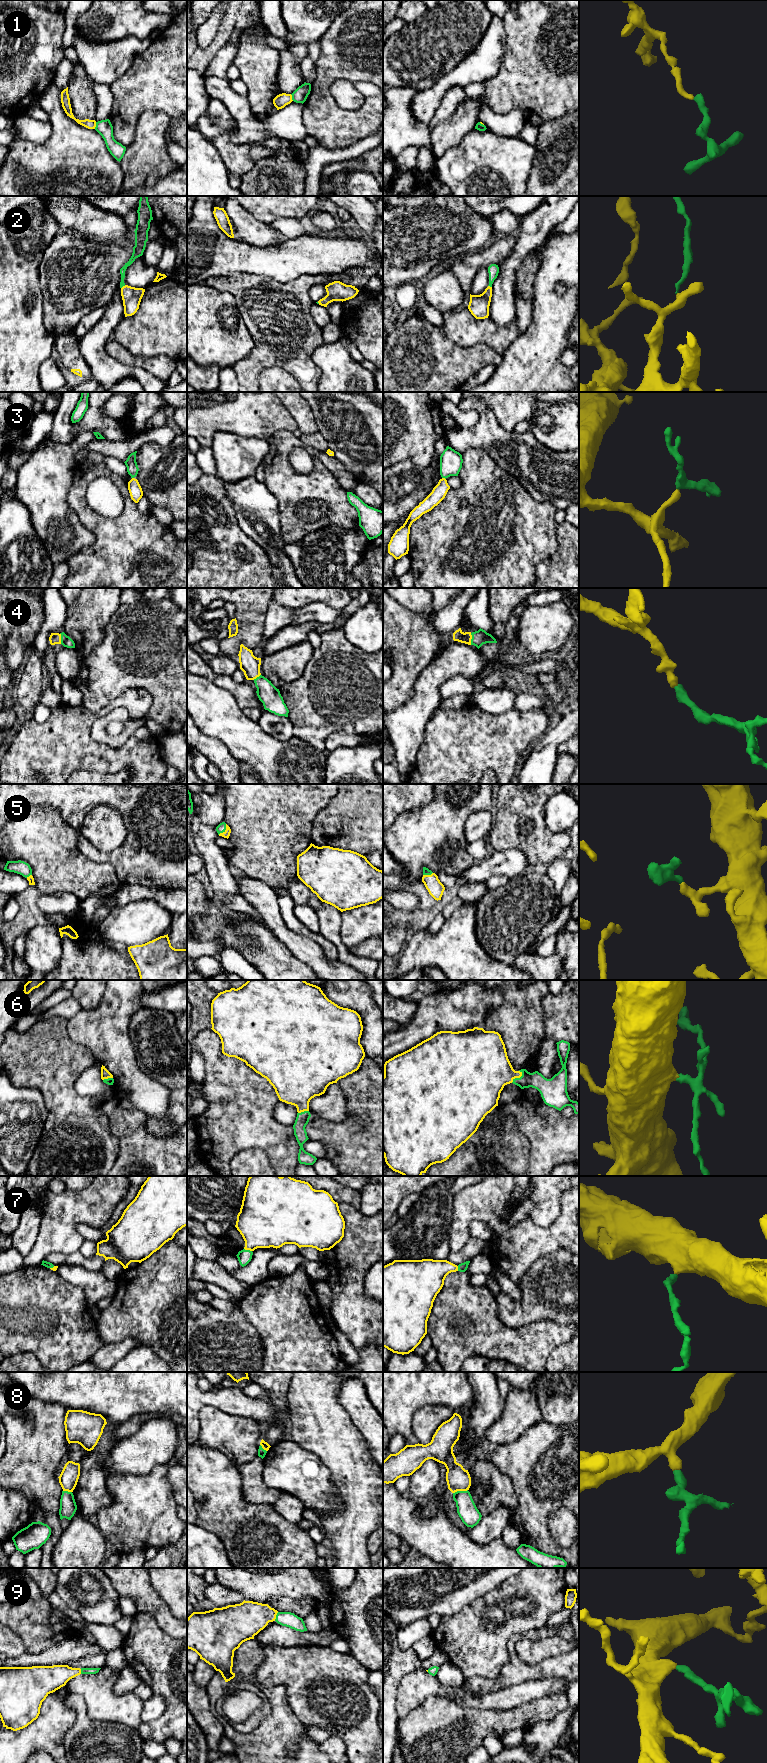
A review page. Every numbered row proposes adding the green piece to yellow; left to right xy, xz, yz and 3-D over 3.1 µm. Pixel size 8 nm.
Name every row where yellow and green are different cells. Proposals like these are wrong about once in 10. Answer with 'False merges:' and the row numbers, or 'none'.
False merges: 1, 8

